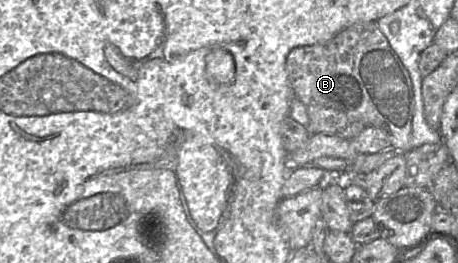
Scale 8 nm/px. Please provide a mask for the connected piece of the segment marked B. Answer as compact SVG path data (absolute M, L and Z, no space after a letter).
M376 22L354 24L326 42L293 48L286 58L286 71L293 96L303 104L332 108L366 127L382 129L399 152L413 149L411 78Z

